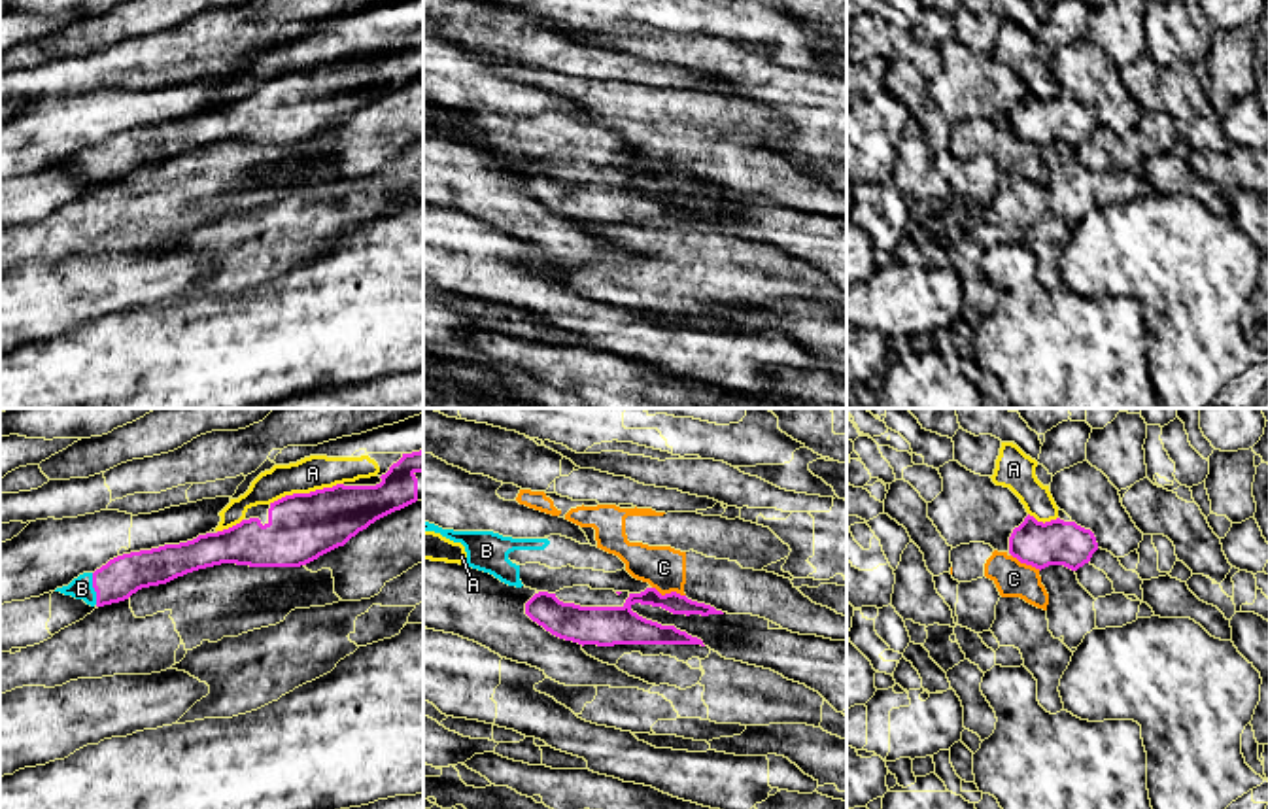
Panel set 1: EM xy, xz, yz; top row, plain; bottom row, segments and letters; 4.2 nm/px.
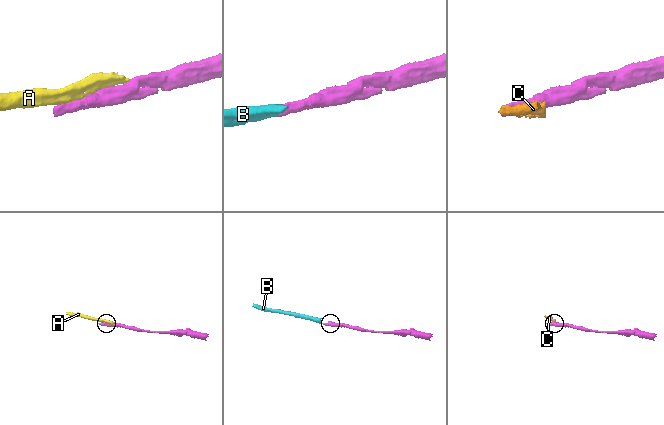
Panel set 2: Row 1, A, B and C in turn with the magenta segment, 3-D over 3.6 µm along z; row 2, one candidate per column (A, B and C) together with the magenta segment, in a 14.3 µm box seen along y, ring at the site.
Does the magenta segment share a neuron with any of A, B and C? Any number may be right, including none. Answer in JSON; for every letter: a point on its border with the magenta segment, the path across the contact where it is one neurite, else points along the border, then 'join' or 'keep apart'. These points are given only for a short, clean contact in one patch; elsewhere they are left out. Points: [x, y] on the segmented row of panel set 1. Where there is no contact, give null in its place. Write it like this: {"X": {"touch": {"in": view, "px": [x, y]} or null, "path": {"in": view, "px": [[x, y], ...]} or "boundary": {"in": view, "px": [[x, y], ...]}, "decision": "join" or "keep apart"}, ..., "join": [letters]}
{"A": {"touch": {"in": "xy", "px": [305, 494]}, "decision": "keep apart"}, "B": {"touch": {"in": "xy", "px": [95, 588]}, "path": {"in": "xy", "px": [[121, 577], [95, 588], [82, 588]]}, "decision": "join"}, "C": {"touch": {"in": "xz", "px": [669, 594]}, "boundary": {"in": "xz", "px": [[652, 586], [662, 594], [679, 592], [685, 596]]}, "decision": "keep apart"}, "join": ["B"]}

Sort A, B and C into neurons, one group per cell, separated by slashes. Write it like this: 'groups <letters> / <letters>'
groups A / B / C

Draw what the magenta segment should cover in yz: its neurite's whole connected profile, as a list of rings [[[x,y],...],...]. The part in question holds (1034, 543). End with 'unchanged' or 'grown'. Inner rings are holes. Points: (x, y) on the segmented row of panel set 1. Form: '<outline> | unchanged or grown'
[[[1028,514],[1009,537],[1009,554],[1039,571],[1049,565],[1077,571],[1096,550],[1098,542],[1090,529],[1060,518],[1043,524]]] | unchanged

